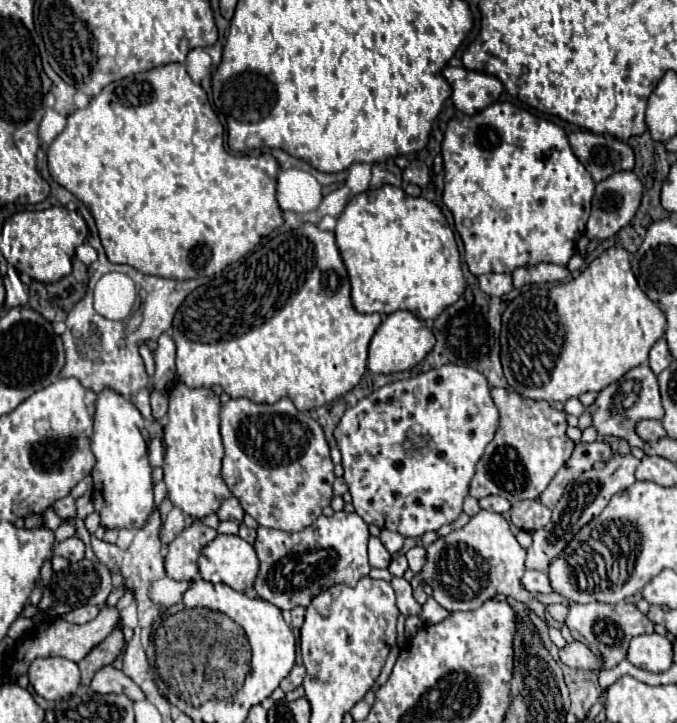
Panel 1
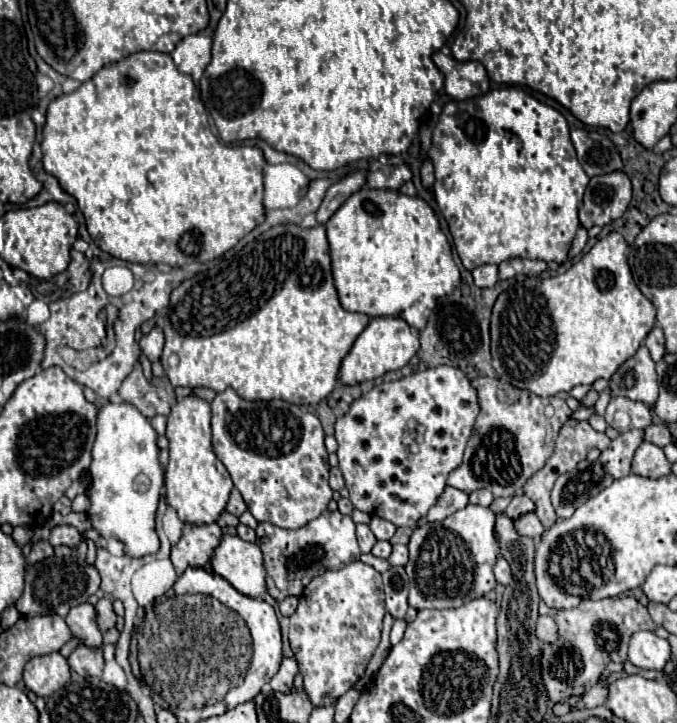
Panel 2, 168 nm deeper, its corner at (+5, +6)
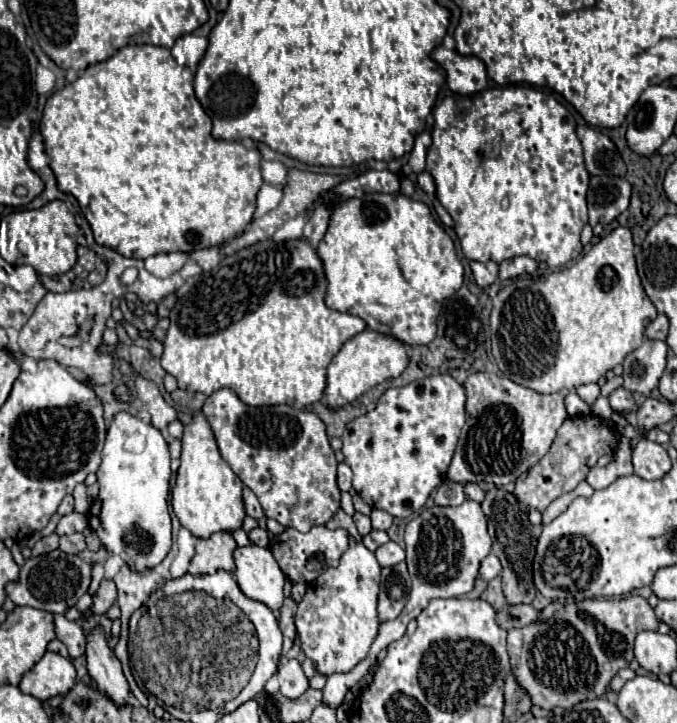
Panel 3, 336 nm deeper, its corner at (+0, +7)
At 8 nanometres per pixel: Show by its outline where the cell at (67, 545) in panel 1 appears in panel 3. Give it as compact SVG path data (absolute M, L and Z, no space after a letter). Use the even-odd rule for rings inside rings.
M71 512L59 520L57 534L63 536L63 534L73 534L73 532L83 532L85 528L87 528L87 516Z

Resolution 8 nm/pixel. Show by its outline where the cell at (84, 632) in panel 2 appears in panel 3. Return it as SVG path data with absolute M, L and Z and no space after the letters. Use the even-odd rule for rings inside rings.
M95 628L87 636L87 670L101 692L105 692L113 704L123 706L129 702L129 684L121 672L121 664L107 646L101 628Z

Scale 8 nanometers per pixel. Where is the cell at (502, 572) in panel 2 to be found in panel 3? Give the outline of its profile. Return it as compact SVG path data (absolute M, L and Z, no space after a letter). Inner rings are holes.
M489 554L489 556L481 562L481 566L479 566L479 576L481 576L483 580L493 580L493 578L499 576L499 574L501 574L499 558L497 558L495 554Z

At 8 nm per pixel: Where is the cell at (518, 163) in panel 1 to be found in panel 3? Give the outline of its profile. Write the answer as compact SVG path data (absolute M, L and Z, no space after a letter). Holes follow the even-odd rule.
M505 86L505 88L489 88L471 96L449 96L439 106L433 108L433 130L431 130L431 146L427 150L427 168L425 168L433 180L435 180L435 194L437 200L443 204L443 208L453 216L455 220L455 232L461 242L461 250L465 258L477 260L477 262L503 262L515 256L529 256L535 262L545 262L551 268L565 266L567 262L575 260L583 246L579 242L579 234L587 220L587 184L589 184L589 172L583 164L583 148L575 134L575 118L567 112L563 104L559 104L551 94L543 94L531 86Z

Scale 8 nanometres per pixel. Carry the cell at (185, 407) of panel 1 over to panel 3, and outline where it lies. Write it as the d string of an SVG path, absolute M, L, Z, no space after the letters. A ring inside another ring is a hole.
M201 412L195 414L193 422L185 426L181 466L177 470L175 488L171 492L171 506L175 516L179 518L181 526L187 528L197 538L209 538L213 532L219 530L233 532L241 528L245 518L245 504L241 492L243 482L221 458L211 426L207 424Z

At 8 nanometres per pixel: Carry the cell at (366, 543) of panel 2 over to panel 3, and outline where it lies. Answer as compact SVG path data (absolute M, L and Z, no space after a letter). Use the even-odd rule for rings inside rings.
M355 512L353 514L353 522L355 522L355 526L357 526L357 530L359 530L361 536L365 536L367 532L371 532L371 520L369 520L369 516Z

